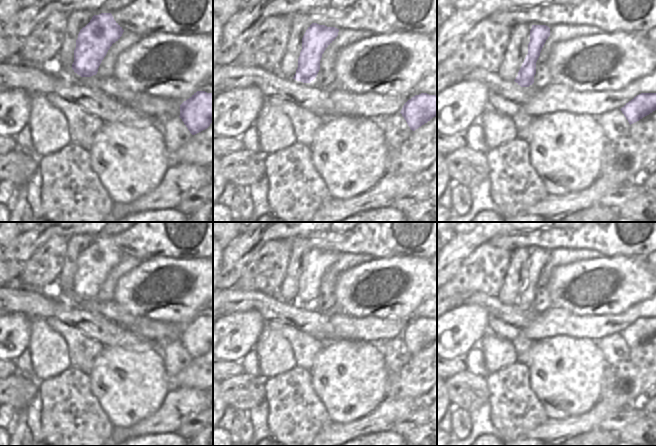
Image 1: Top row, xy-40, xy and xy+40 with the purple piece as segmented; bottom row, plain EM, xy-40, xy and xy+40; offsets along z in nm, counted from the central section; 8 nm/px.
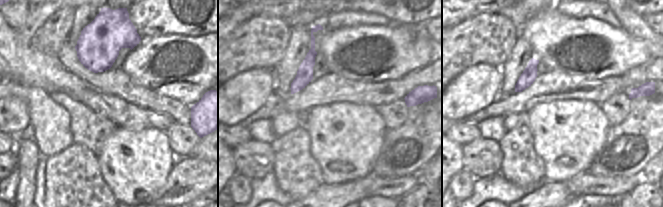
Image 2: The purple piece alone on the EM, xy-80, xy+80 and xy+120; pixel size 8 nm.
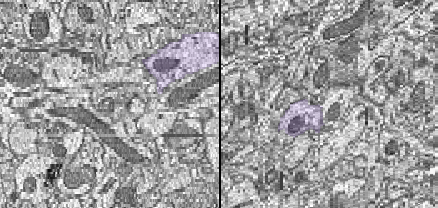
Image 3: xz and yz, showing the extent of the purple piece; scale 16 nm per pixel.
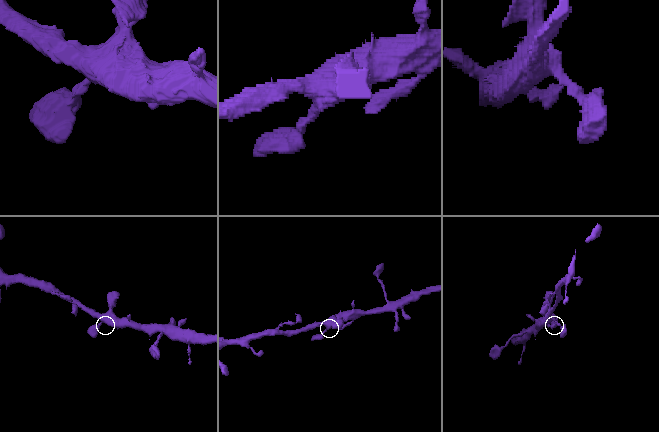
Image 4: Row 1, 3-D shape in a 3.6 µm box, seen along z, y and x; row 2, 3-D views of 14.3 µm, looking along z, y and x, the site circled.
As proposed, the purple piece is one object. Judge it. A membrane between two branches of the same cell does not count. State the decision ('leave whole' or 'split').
leave whole

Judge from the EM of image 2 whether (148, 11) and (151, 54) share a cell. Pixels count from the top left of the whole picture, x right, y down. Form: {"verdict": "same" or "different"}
{"verdict": "different"}

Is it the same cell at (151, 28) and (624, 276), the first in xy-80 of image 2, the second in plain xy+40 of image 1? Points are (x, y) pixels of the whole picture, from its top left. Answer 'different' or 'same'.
different

